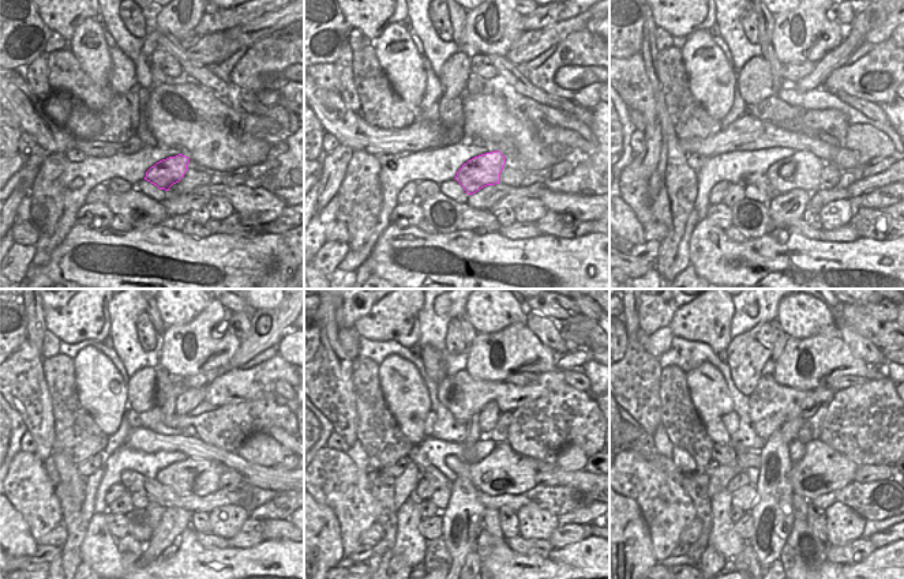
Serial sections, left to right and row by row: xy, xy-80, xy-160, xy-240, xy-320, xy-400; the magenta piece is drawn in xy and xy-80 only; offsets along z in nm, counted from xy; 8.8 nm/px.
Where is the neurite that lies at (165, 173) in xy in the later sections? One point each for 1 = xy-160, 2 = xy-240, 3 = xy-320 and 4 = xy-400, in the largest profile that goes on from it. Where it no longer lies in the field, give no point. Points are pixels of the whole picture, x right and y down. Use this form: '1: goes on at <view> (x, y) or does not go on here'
1: goes on at xy-160 (802, 170)
2: goes on at xy-240 (194, 476)
3: goes on at xy-320 (505, 472)
4: goes on at xy-400 (821, 470)

